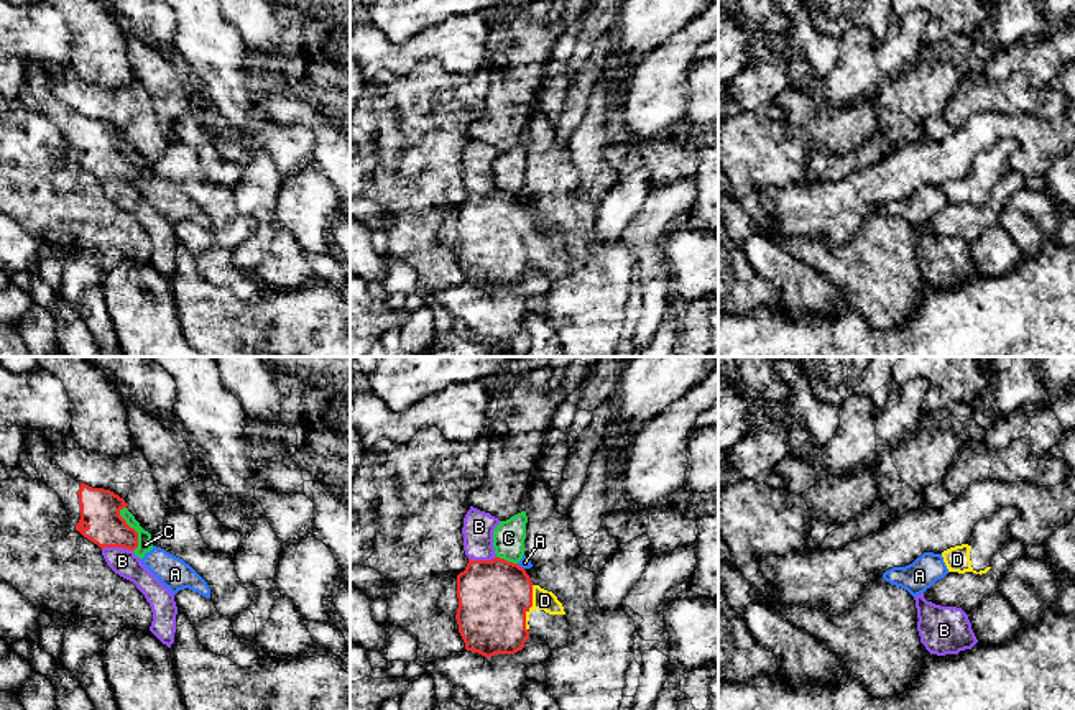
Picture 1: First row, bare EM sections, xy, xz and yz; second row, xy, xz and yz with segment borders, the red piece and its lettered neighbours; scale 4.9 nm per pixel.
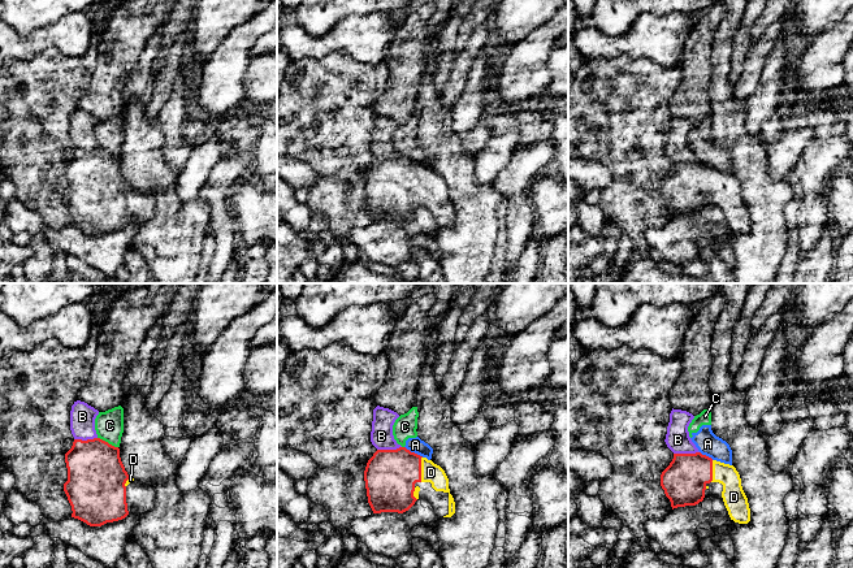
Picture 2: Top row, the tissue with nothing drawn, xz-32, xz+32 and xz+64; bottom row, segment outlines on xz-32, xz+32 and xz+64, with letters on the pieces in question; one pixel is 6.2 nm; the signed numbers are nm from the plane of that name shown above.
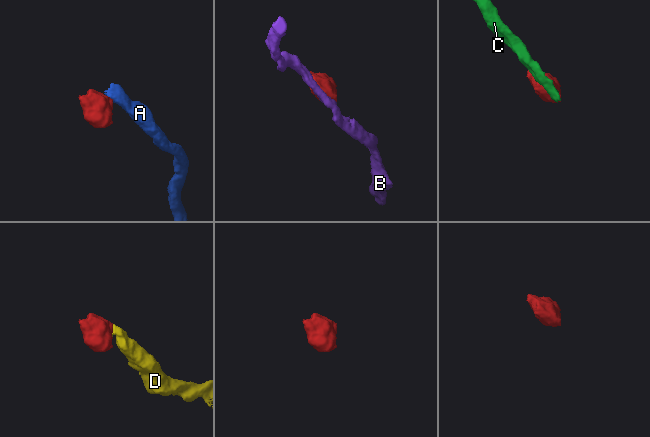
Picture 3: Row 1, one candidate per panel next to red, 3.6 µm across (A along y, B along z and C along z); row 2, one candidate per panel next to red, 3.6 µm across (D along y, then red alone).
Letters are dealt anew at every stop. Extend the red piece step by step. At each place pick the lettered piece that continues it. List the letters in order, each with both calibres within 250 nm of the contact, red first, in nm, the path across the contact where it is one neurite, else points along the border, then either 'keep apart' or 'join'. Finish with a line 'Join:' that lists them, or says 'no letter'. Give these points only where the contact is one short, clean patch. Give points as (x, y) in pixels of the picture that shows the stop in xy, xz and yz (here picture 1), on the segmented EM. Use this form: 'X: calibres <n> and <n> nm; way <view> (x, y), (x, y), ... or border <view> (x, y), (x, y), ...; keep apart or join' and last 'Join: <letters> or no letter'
A: calibres 360 and 60 nm; border xz (516, 564), (523, 569); keep apart
B: calibres 190 and 130 nm; keep apart
C: calibres 190 and 70 nm; border xy (124, 507), (120, 515), (137, 533), (137, 548), (133, 551); keep apart
D: calibres 360 and 100 nm; join
Join: D

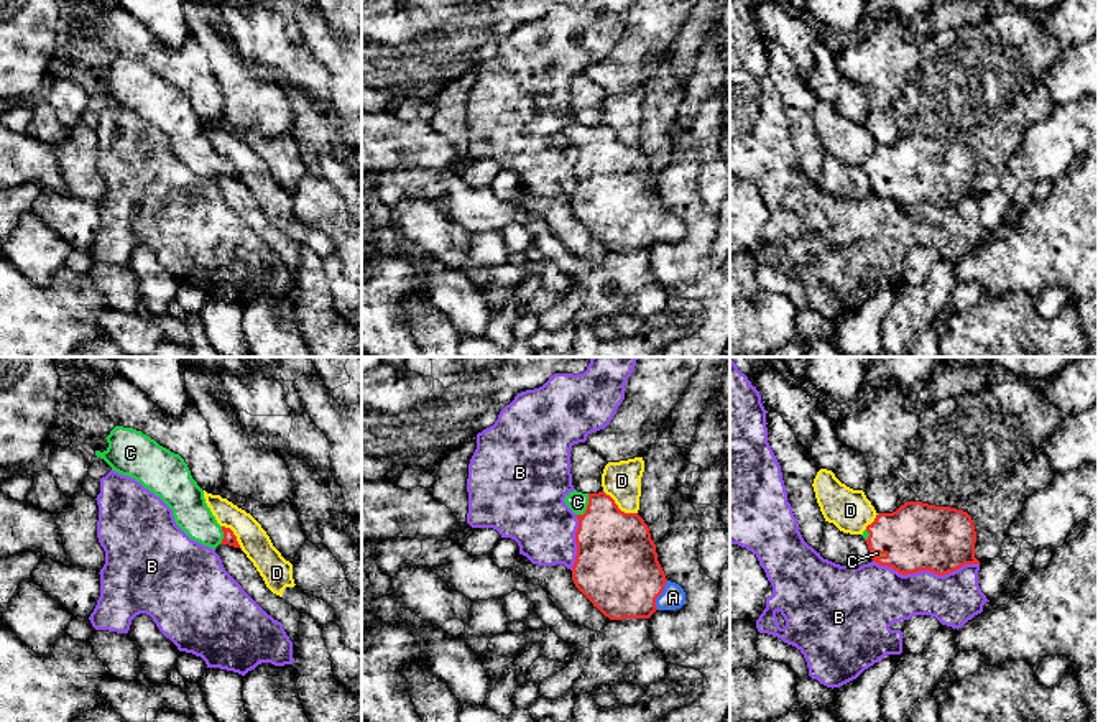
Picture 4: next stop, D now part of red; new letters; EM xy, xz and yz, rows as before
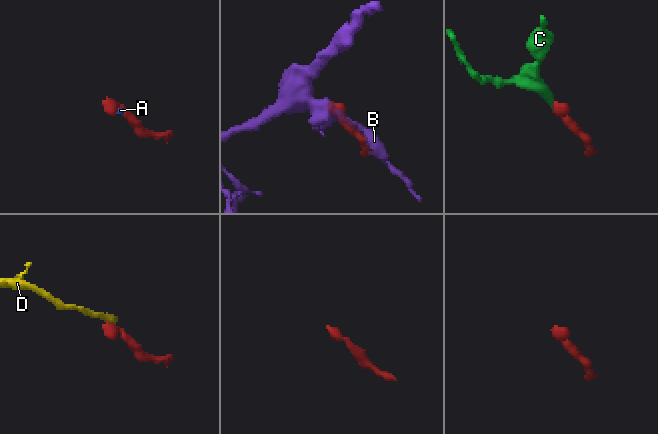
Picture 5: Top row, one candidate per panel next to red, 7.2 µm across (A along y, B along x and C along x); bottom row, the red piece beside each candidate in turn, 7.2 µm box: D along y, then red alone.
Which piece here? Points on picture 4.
A: calibres 400 and 120 nm; join
B: calibres 340 and 280 nm; keep apart
C: calibres 360 and 100 nm; way xz (615, 550), (587, 507), (577, 502); join
D: calibres 400 and 190 nm; border xz (604, 490), (622, 510), (636, 513); keep apart
Join: A, C

